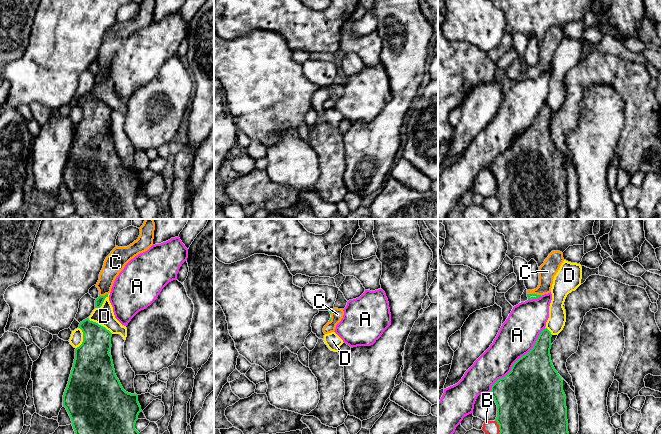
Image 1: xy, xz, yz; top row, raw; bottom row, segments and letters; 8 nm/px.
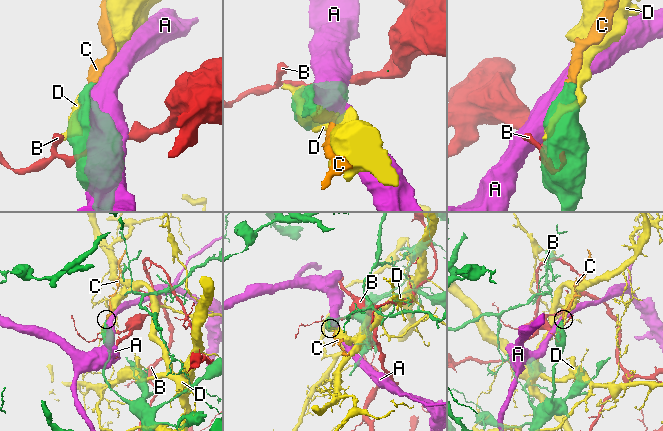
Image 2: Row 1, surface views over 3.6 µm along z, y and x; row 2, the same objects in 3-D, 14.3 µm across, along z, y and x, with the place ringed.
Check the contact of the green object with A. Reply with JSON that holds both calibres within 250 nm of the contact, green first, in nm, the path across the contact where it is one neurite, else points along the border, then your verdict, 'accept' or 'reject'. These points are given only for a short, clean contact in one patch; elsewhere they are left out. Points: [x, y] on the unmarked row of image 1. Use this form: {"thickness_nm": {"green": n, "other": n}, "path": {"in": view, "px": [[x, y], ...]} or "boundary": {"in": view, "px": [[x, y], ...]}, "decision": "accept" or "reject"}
{"thickness_nm": {"green": 440, "other": 300}, "decision": "reject"}

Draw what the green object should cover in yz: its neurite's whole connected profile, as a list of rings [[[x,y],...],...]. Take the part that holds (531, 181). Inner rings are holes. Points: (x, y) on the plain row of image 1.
[[[543,105],[533,124],[513,140],[505,153],[491,162],[490,170],[497,181],[495,197],[500,206],[491,219],[568,218],[566,171],[563,156],[551,137],[551,113],[551,108]]]

